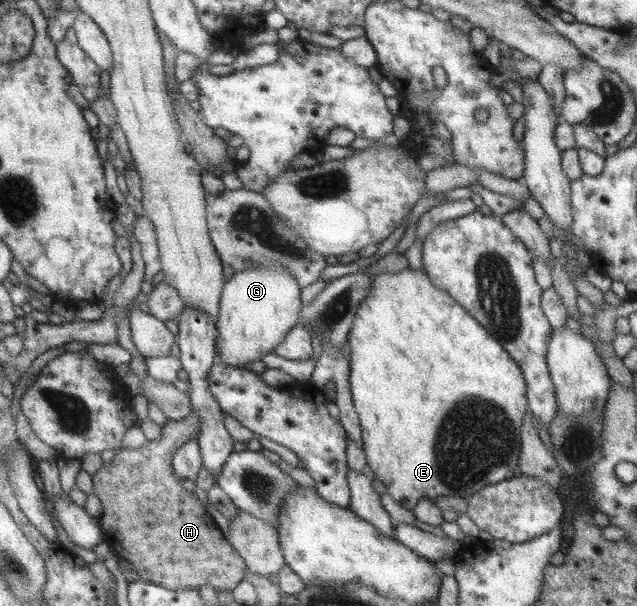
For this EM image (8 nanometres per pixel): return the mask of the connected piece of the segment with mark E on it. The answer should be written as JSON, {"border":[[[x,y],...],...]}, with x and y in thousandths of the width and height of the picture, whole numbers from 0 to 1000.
{"border":[[[641,439],[622,452],[608,449],[587,455],[581,488],[576,488],[562,507],[545,563],[551,571],[551,649],[568,708],[567,724],[576,756],[578,781],[584,790],[597,792],[606,802],[606,812],[628,835],[647,843],[664,818],[683,828],[692,818],[711,822],[724,818],[735,823],[766,799],[801,792],[812,785],[819,739],[816,711],[823,688],[832,678],[823,616],[785,563],[779,561],[747,525],[735,518],[735,513],[710,488],[681,474],[664,444],[650,446]]]}

